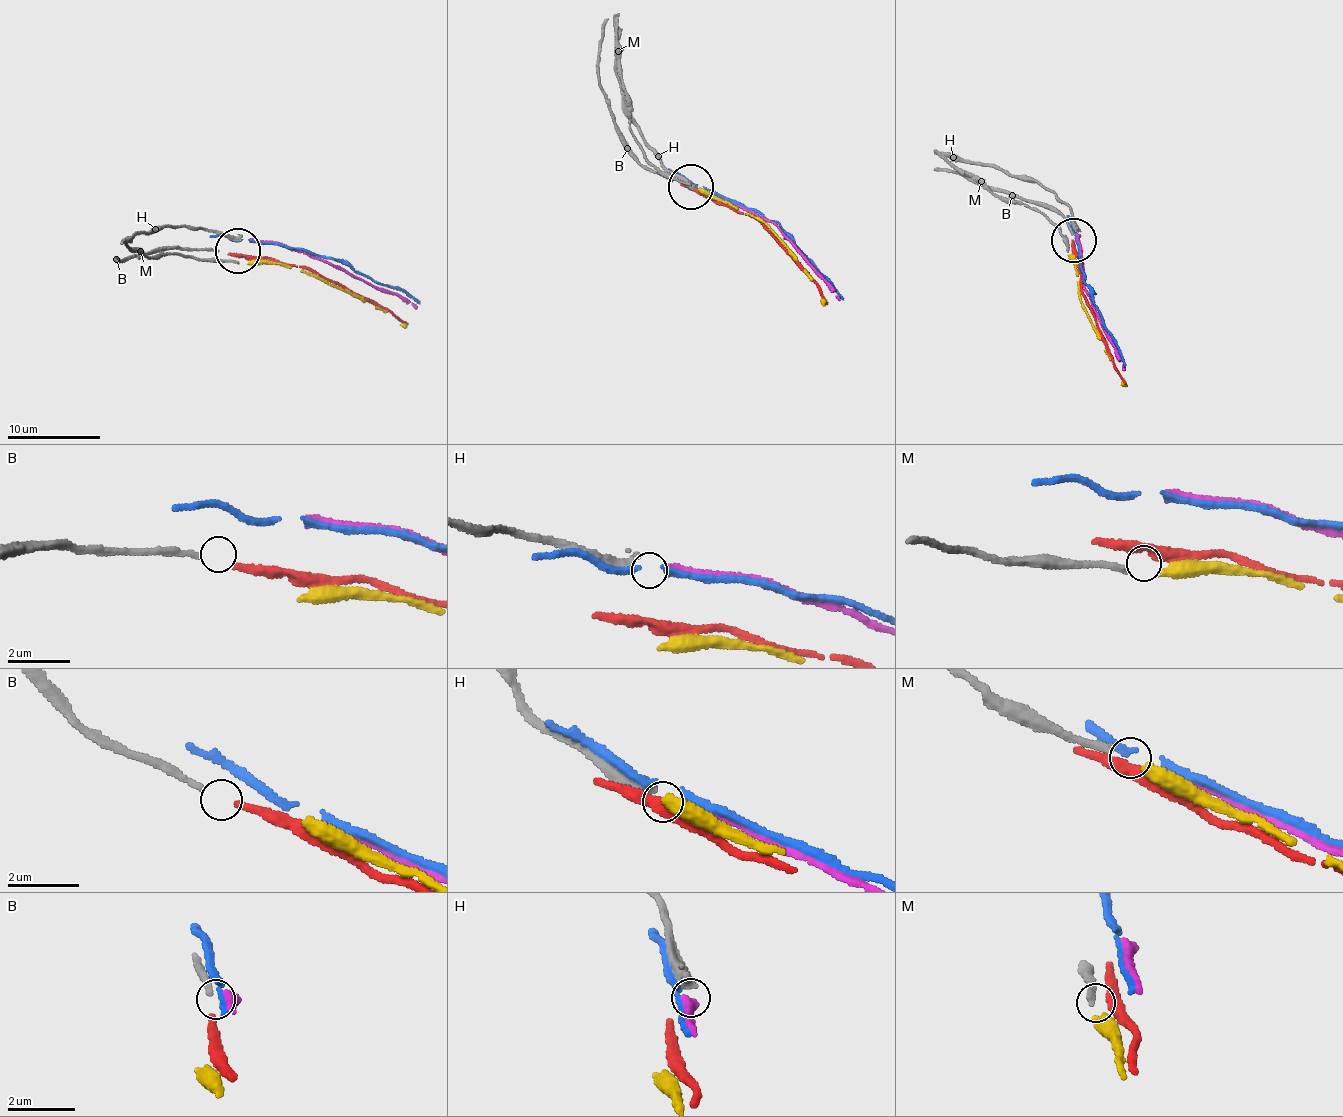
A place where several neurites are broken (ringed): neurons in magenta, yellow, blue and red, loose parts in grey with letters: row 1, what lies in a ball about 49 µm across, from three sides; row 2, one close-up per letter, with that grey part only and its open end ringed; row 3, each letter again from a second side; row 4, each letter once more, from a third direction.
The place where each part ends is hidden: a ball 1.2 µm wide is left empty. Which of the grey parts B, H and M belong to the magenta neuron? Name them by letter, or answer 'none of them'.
H

